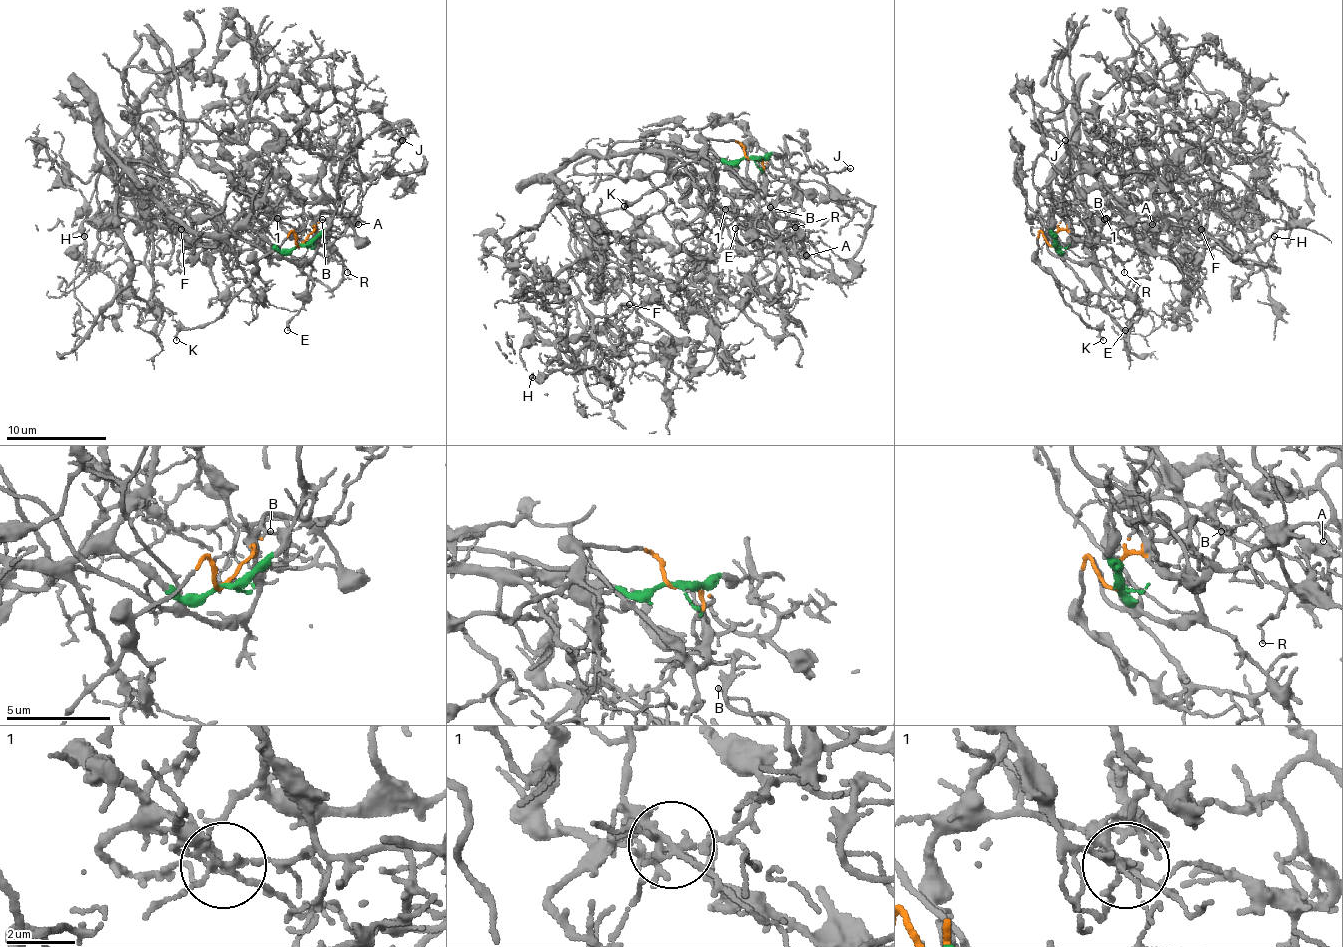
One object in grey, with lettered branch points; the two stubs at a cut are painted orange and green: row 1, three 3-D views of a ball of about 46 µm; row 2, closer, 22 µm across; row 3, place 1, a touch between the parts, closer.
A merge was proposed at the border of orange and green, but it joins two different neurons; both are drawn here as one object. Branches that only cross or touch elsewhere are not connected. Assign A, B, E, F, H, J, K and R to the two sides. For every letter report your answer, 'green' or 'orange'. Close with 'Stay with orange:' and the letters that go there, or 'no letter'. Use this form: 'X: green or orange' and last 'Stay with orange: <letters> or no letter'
A: orange
B: orange
E: orange
F: orange
H: orange
J: orange
K: orange
R: orange
Stay with orange: A, B, E, F, H, J, K, R

